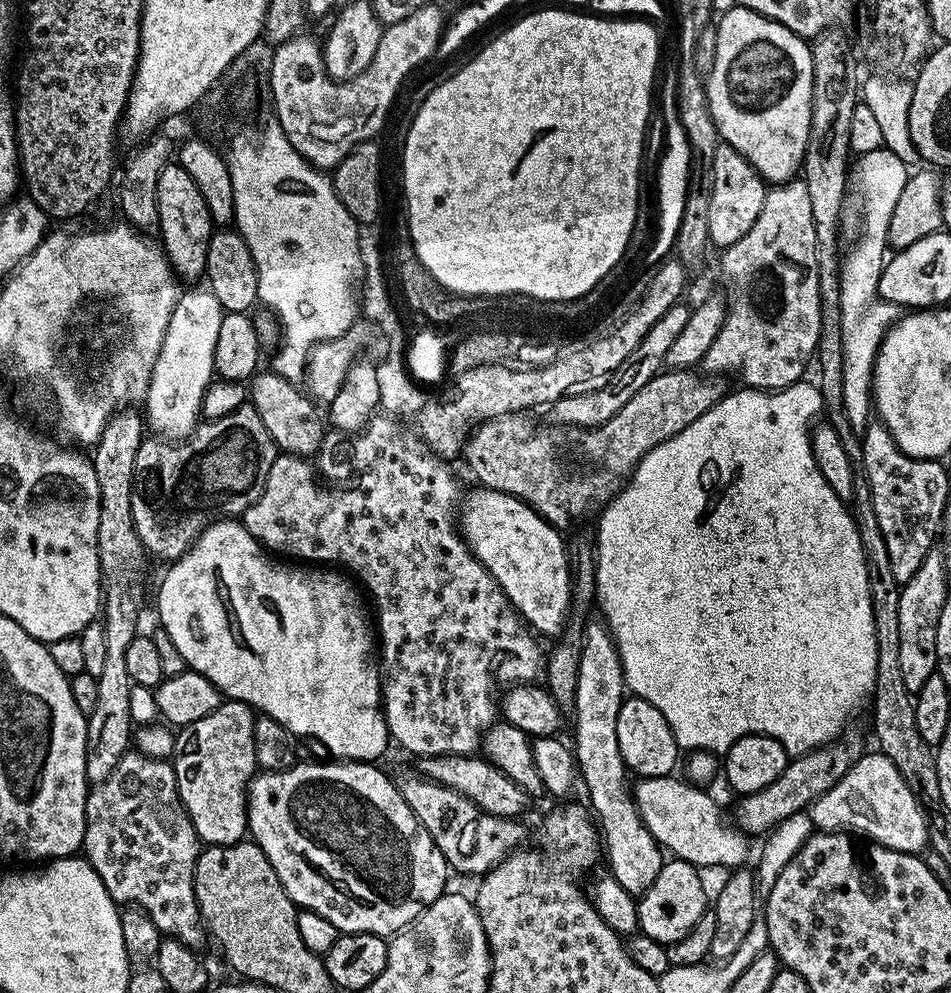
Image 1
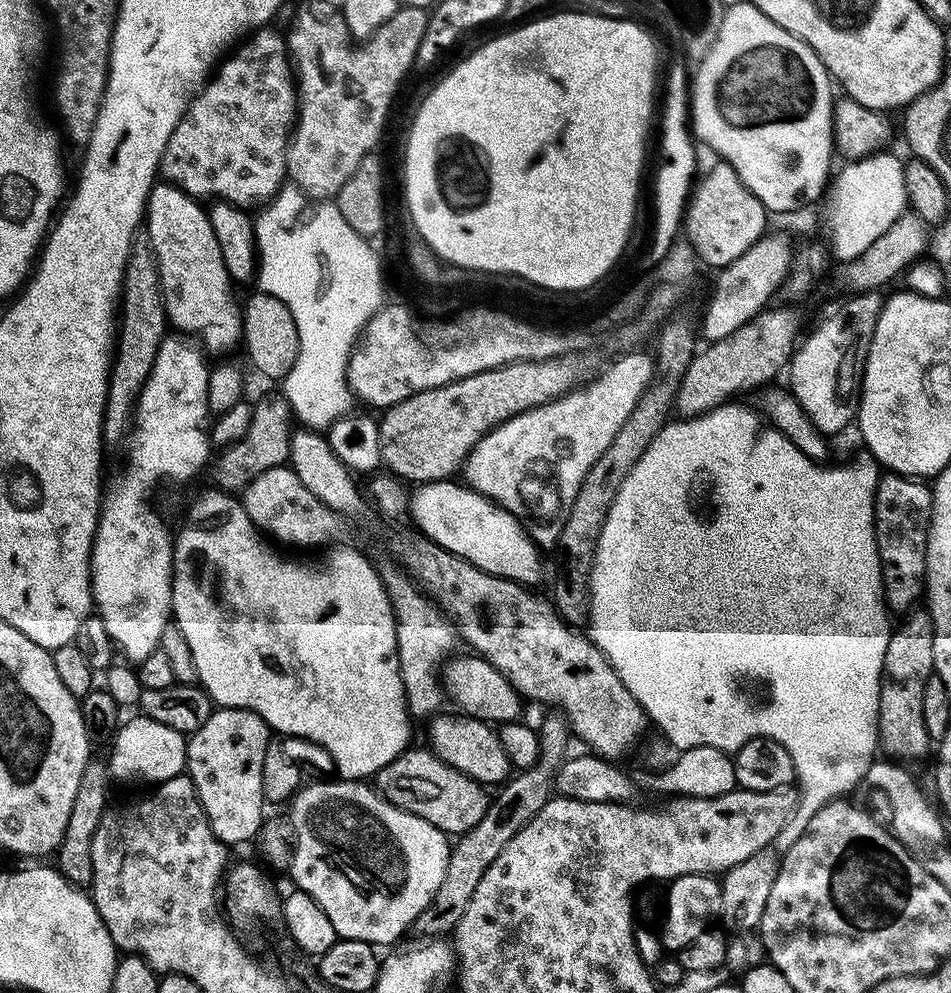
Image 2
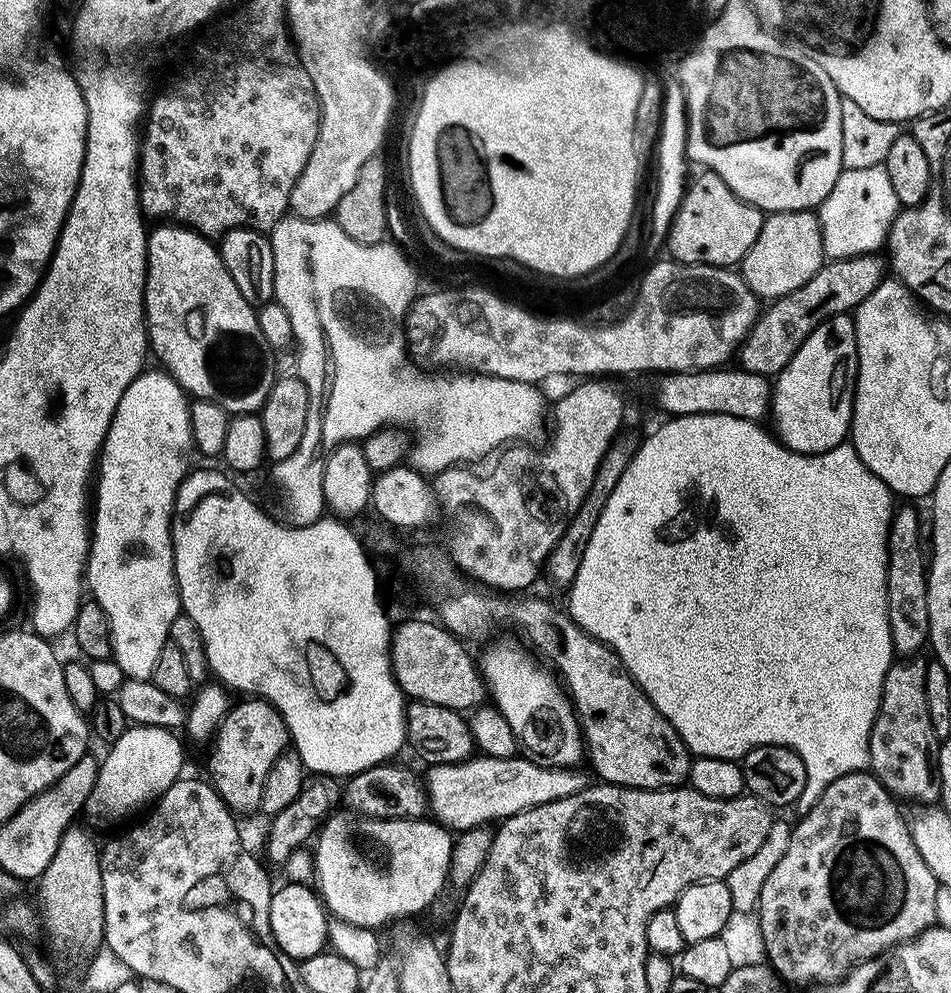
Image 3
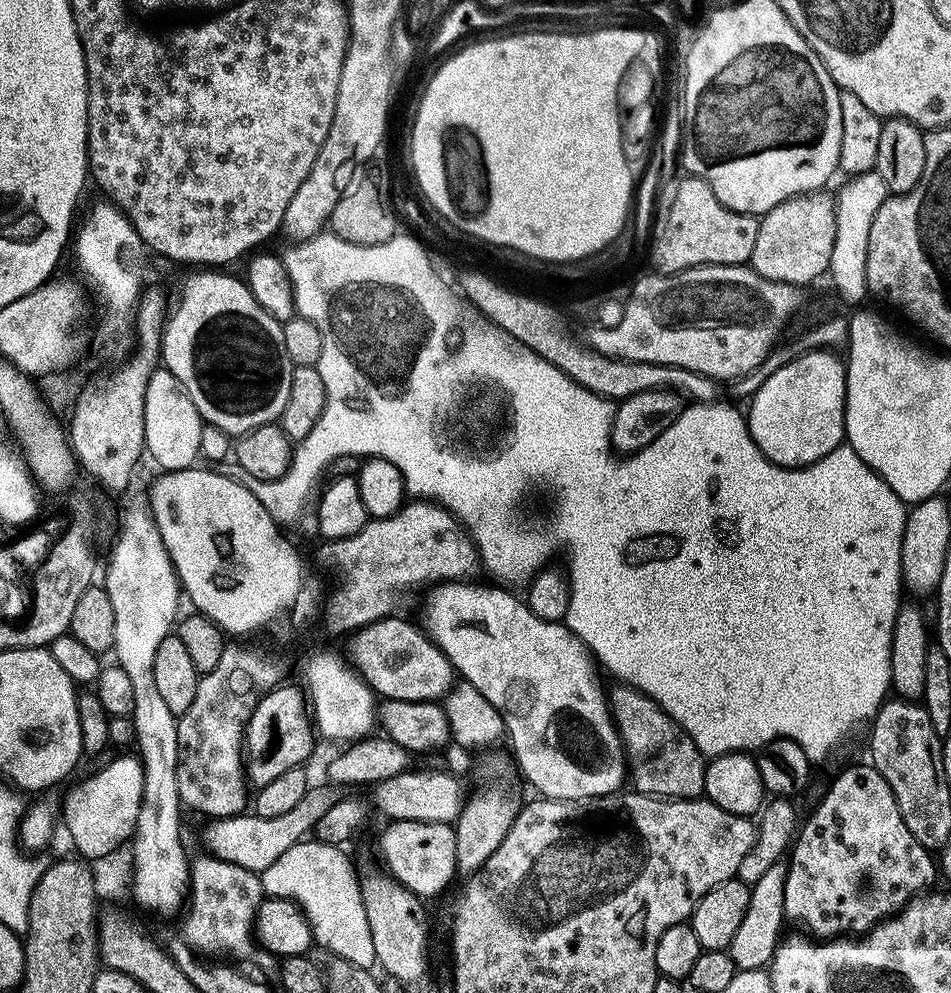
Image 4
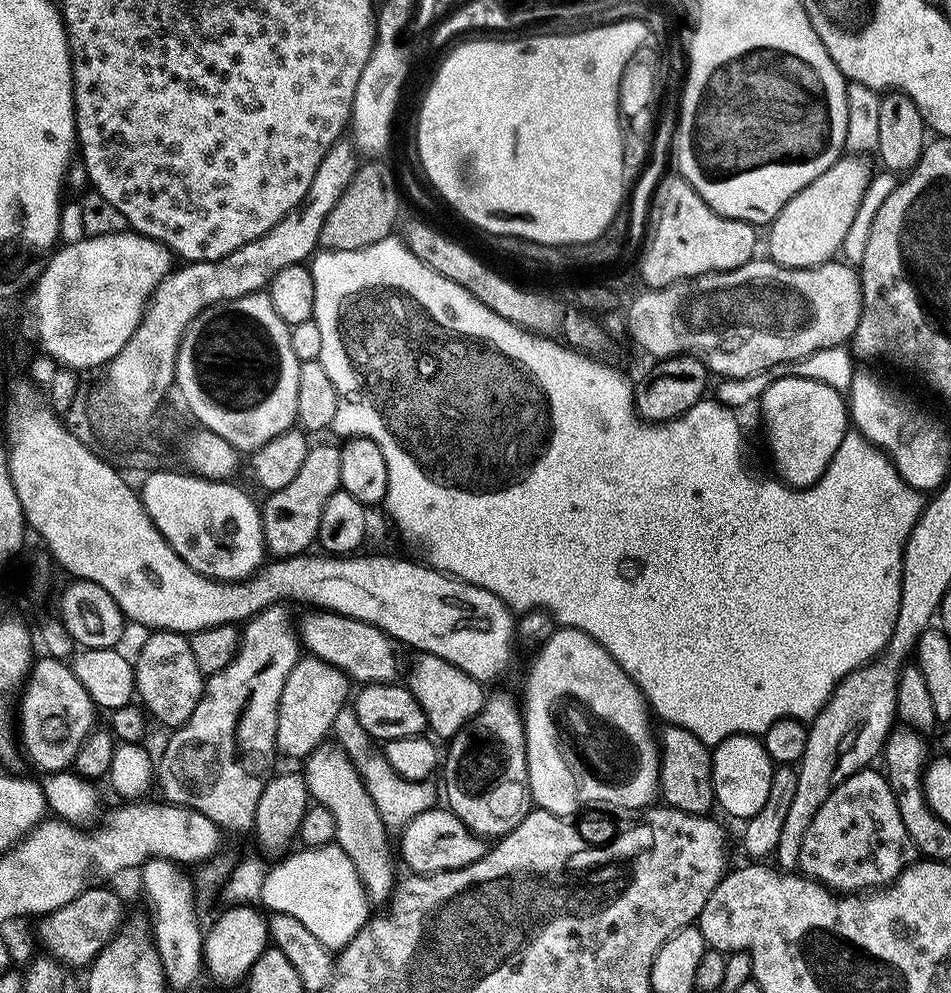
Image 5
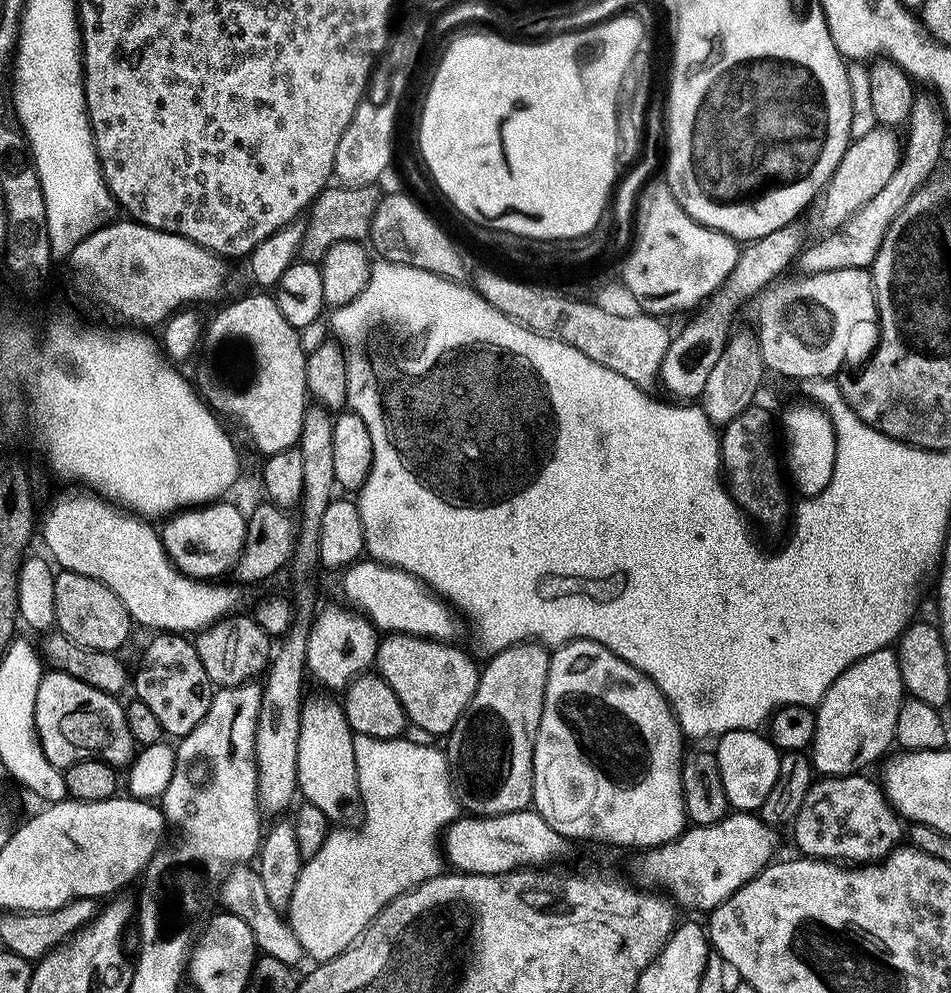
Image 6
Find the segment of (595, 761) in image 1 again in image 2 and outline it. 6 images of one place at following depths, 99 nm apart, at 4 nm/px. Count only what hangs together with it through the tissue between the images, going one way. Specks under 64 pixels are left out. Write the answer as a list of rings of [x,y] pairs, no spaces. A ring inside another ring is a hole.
[[[553,707],[549,709],[549,712],[542,720],[540,726],[540,734],[538,736],[538,742],[536,741],[536,761],[523,769],[516,778],[511,777],[502,787],[502,792],[489,803],[489,808],[486,814],[483,816],[482,822],[478,822],[477,826],[474,826],[463,836],[459,837],[455,844],[449,849],[448,862],[446,868],[446,874],[443,875],[442,885],[439,886],[435,892],[435,896],[431,903],[428,904],[426,910],[419,915],[414,925],[415,931],[419,931],[419,935],[441,937],[447,935],[457,927],[464,912],[468,909],[469,902],[472,901],[474,891],[478,888],[478,884],[485,876],[486,870],[493,864],[495,858],[498,858],[498,854],[505,848],[506,842],[510,842],[510,838],[514,836],[522,828],[522,826],[528,824],[530,818],[534,814],[538,814],[538,811],[542,810],[542,806],[546,804],[548,800],[552,798],[555,781],[557,775],[561,772],[562,765],[567,757],[568,752],[568,736],[570,740],[570,729],[568,727],[568,719],[565,717],[564,712],[558,708]]]

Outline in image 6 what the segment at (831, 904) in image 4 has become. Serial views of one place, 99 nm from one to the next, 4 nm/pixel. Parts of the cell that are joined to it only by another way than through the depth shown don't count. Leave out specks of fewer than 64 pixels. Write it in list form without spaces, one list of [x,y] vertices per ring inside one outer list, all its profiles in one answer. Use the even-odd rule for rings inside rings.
[[[821,775],[813,779],[806,798],[802,798],[802,810],[798,810],[790,825],[801,857],[831,860],[845,866],[875,864],[901,843],[901,817],[888,801],[883,787],[864,775]]]

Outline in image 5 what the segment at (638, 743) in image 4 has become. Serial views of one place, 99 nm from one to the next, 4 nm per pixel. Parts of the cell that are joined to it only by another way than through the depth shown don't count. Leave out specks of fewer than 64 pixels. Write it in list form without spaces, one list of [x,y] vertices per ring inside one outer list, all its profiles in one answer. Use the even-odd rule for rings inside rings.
[[[668,724],[658,732],[660,749],[660,791],[663,803],[677,808],[686,814],[699,816],[711,813],[716,804],[715,790],[712,785],[712,752],[690,730],[682,730],[676,724]]]

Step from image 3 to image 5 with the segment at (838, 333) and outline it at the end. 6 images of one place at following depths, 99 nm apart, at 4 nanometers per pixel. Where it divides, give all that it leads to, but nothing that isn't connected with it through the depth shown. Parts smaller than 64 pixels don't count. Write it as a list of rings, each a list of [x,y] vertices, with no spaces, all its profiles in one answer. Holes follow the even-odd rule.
[[[786,376],[768,386],[758,401],[762,412],[762,422],[768,438],[770,456],[781,483],[792,488],[809,488],[820,480],[826,466],[833,460],[838,446],[844,442],[850,428],[850,416],[845,397],[830,385],[806,379],[806,377]]]

